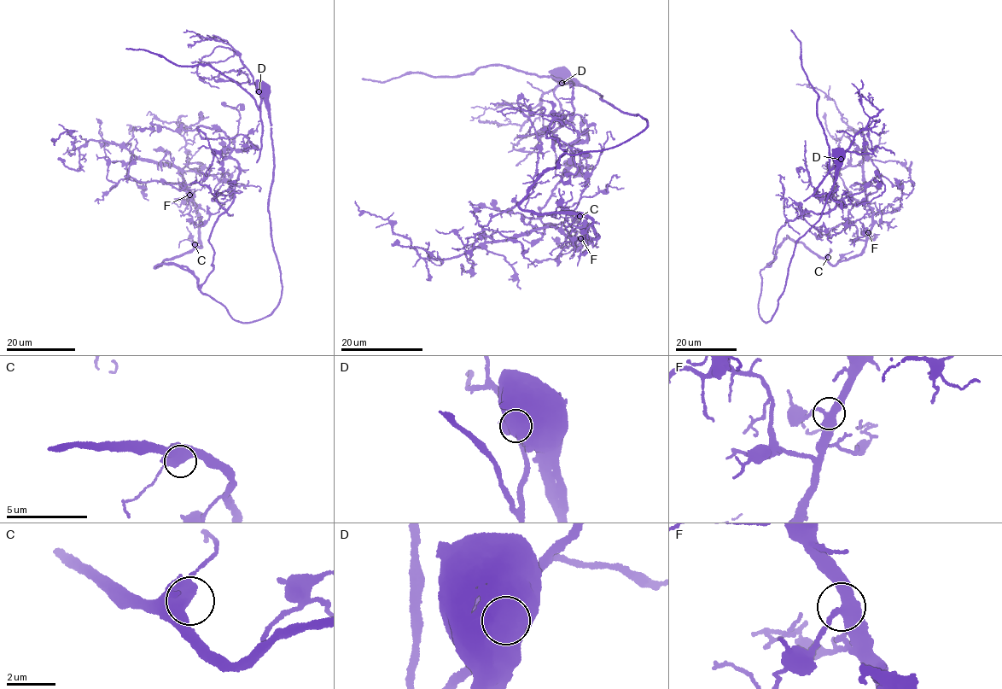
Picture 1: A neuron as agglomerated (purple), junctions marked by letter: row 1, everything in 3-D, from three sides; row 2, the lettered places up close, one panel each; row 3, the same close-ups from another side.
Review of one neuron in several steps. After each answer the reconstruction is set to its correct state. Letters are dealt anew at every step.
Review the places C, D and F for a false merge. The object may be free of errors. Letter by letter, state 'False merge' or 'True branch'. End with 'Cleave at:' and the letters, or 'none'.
C: True branch
D: False merge
F: True branch
Cleave at: D

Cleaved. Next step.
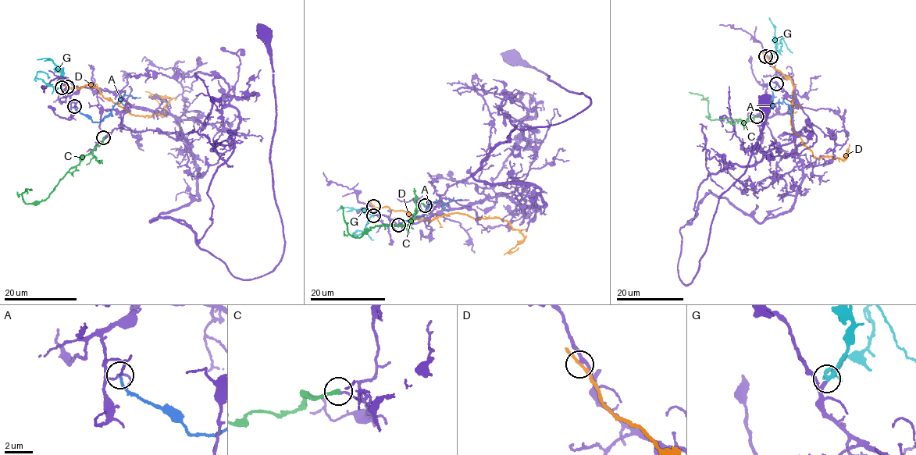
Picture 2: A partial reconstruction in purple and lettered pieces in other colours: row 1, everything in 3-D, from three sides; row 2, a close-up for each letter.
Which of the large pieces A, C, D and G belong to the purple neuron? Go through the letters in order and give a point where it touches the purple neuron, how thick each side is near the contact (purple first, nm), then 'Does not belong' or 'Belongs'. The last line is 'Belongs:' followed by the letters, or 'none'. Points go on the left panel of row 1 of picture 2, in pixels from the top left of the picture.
A: Touches purple at (74, 106). Thickness 120 nm (purple) against 170 nm. Does not belong
C: Touches purple at (103, 137). Thickness 140 nm (purple) against 240 nm. Does not belong
D: Touches purple at (67, 87). Thickness 280 nm (purple) against 200 nm. Does not belong
G: Touches purple at (62, 87). Thickness 240 nm (purple) against 240 nm. Belongs
Belongs: G

